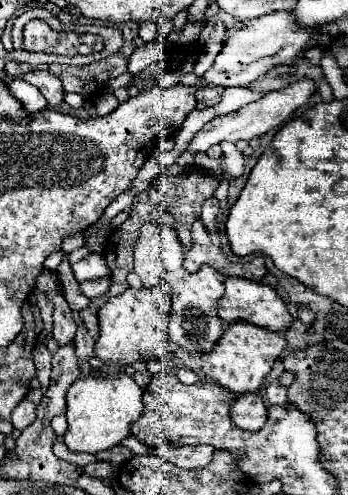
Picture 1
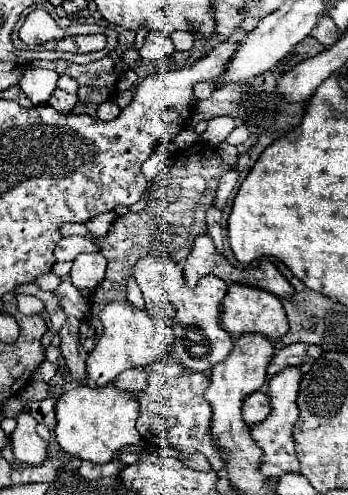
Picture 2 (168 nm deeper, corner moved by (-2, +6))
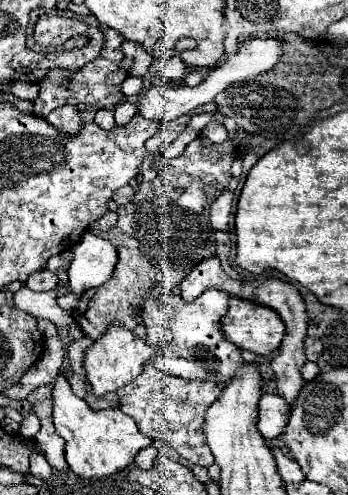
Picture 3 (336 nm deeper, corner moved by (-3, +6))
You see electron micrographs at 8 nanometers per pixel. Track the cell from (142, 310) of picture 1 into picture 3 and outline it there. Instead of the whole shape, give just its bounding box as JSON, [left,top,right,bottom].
[84,324,156,396]

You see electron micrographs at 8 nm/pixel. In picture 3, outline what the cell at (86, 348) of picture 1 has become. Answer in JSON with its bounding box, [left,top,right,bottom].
[26,268,58,292]

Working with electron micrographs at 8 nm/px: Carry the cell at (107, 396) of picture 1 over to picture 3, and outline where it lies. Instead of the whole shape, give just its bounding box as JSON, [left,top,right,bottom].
[52,374,152,478]

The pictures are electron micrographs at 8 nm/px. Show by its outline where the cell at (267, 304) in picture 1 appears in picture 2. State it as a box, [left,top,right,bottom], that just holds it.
[221,284,289,342]

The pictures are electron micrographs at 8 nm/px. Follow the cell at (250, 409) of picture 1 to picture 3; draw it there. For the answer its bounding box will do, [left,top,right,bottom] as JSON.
[258,394,292,440]

